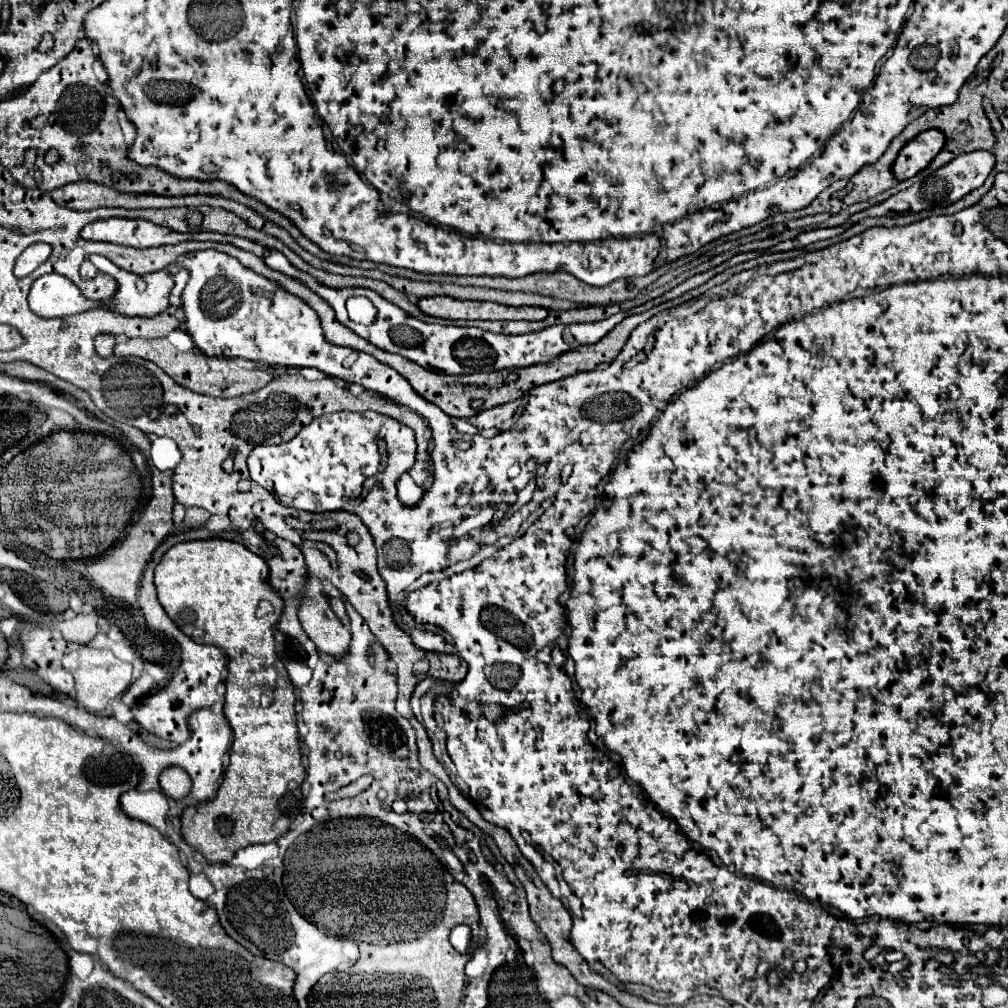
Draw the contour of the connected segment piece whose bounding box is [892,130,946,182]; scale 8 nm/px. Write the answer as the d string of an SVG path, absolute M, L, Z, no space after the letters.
M926 130L922 134L918 134L916 138L912 138L898 154L894 166L892 166L892 174L896 180L908 180L912 176L916 176L920 170L924 170L932 158L942 150L946 138L940 130Z

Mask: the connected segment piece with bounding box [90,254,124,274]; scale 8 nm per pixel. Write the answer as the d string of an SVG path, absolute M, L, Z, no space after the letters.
M92 254L92 256L90 256L90 262L92 262L100 272L104 272L104 274L124 274L122 268L118 268L116 264L112 264L108 258L104 258L104 256L100 256L100 254Z

